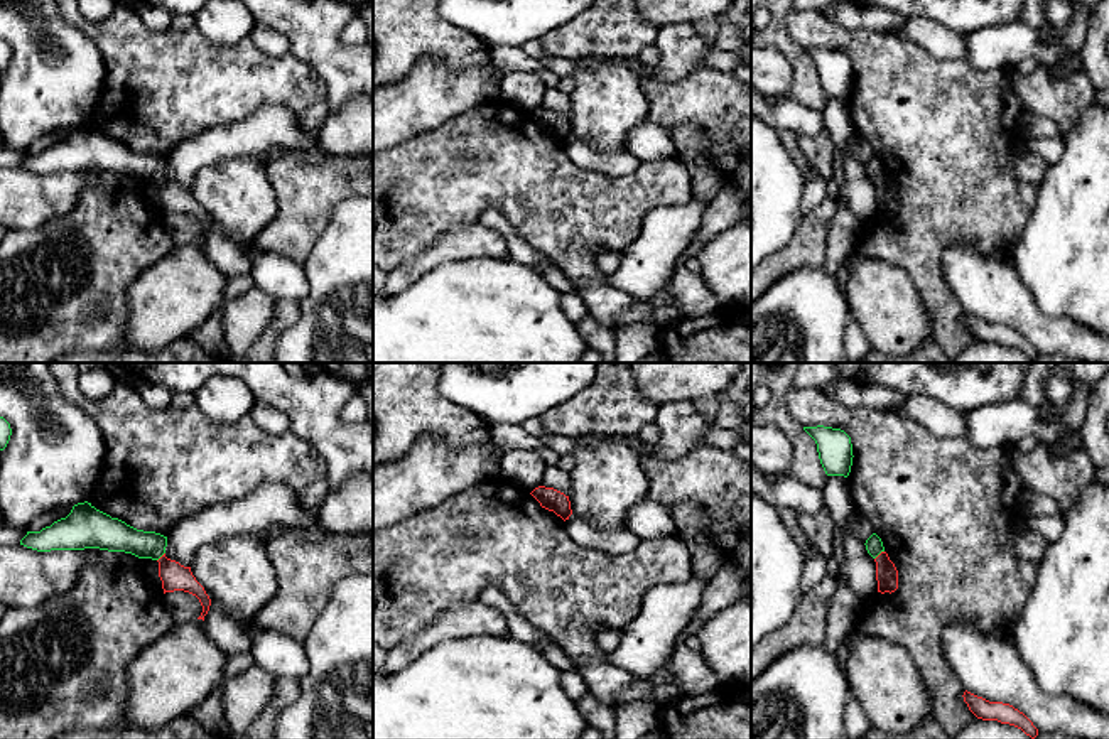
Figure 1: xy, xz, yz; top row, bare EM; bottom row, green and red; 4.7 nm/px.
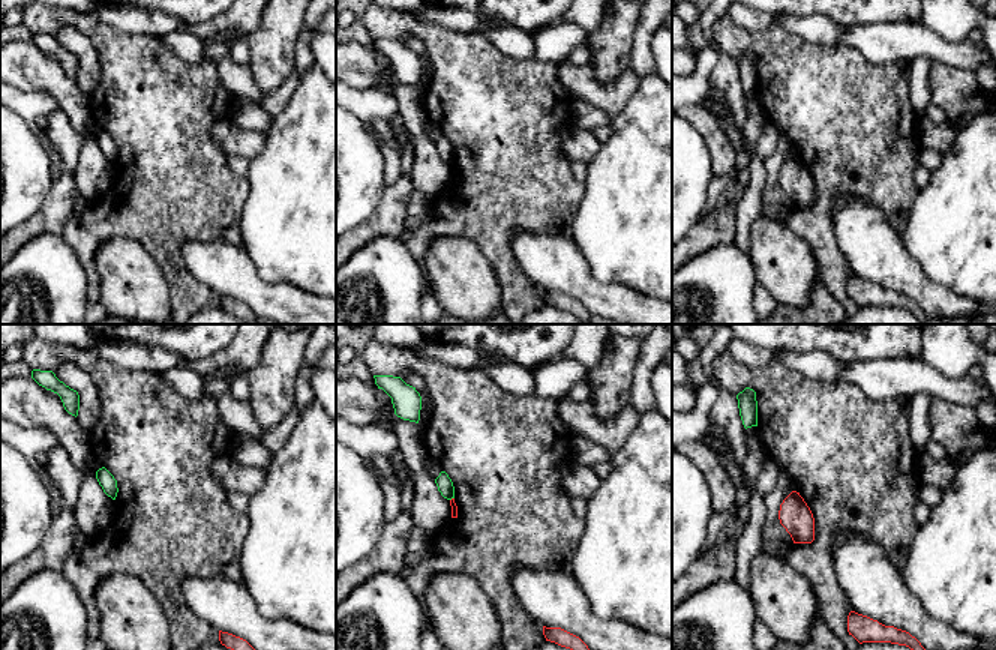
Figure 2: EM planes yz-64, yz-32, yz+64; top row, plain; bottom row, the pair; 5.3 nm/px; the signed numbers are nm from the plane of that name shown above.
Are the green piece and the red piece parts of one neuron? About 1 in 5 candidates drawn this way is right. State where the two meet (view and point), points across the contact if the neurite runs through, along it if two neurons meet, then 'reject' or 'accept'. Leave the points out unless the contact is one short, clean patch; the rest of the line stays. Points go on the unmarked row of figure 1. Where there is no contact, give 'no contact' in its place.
meets green in yz at (878, 176); runs through yz (873, 166), (878, 176), (887, 196); accept

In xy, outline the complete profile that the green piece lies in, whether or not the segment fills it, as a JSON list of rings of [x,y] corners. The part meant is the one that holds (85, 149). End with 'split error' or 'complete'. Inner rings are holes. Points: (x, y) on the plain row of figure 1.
[[[88,123],[74,127],[66,140],[54,143],[41,154],[27,154],[20,167],[37,174],[100,170],[157,182],[164,216],[184,213],[196,218],[203,228],[197,241],[204,243],[209,233],[211,221],[192,197],[191,189],[165,179],[167,159],[137,152],[96,132]]]; split error

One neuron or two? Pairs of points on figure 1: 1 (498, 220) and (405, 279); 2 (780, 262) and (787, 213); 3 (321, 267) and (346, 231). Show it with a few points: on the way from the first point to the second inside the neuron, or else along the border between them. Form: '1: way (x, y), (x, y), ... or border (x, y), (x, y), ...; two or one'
1: border (478, 220), (502, 233), (508, 257); two
2: border (804, 216), (794, 237), (768, 257); two
3: way (329, 258), (346, 240); one

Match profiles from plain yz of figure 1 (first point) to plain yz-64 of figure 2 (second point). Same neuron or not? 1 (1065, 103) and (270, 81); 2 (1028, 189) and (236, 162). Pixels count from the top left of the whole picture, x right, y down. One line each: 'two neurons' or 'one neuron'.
1: two neurons
2: one neuron

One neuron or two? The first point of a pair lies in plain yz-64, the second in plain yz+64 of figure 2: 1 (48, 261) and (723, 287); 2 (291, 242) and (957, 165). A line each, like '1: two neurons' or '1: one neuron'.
1: one neuron
2: one neuron

